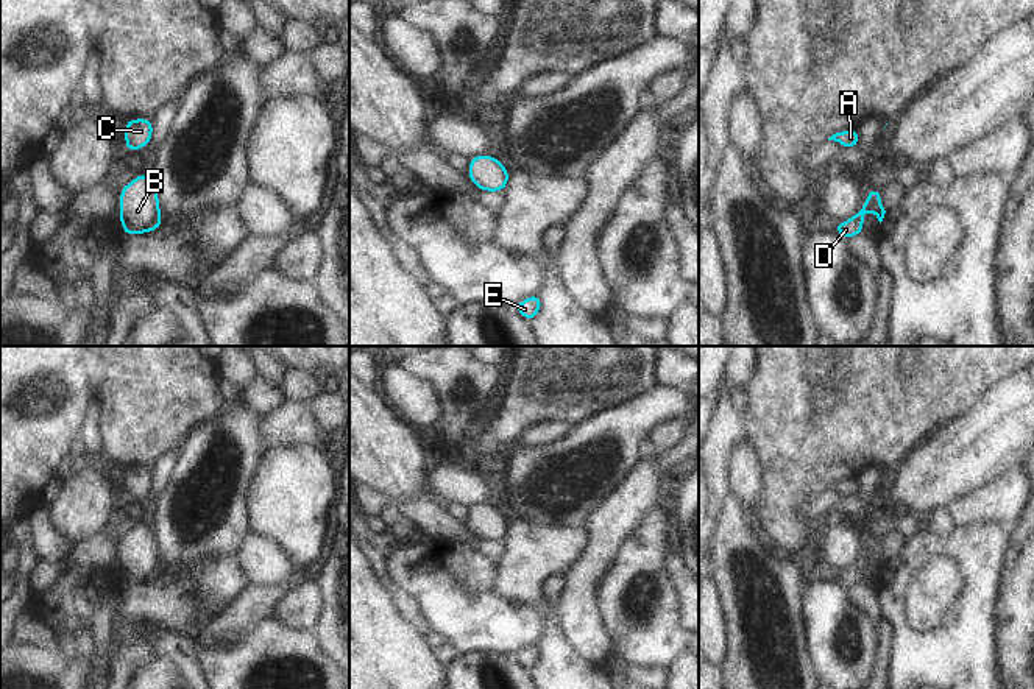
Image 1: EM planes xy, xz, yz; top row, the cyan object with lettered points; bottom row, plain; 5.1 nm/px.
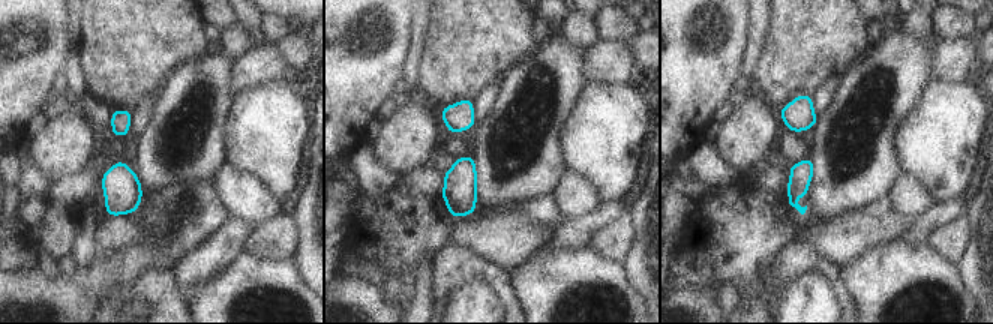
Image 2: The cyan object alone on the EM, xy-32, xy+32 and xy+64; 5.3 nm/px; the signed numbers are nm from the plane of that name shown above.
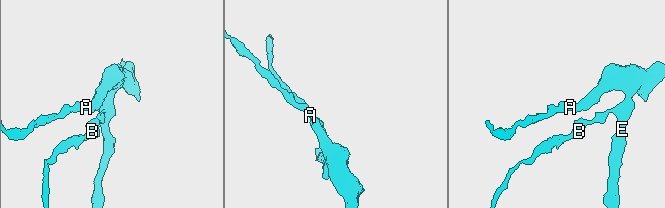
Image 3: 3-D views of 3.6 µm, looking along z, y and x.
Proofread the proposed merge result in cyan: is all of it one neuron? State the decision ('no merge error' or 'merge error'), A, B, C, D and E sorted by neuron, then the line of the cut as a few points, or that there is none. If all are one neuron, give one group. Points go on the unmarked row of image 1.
no merge error | A B C D E | no cut

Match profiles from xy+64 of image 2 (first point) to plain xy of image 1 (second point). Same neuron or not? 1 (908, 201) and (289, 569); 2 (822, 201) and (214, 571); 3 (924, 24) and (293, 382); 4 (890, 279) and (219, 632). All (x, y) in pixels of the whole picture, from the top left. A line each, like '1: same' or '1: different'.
1: same
2: different
3: different
4: different

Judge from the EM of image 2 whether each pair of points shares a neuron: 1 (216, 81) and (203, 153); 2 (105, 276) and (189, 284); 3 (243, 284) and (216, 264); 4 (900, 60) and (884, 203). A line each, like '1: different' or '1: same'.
1: same
2: different
3: different
4: different

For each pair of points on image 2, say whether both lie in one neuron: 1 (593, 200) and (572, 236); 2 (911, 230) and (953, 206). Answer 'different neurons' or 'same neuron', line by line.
1: different neurons
2: same neuron

